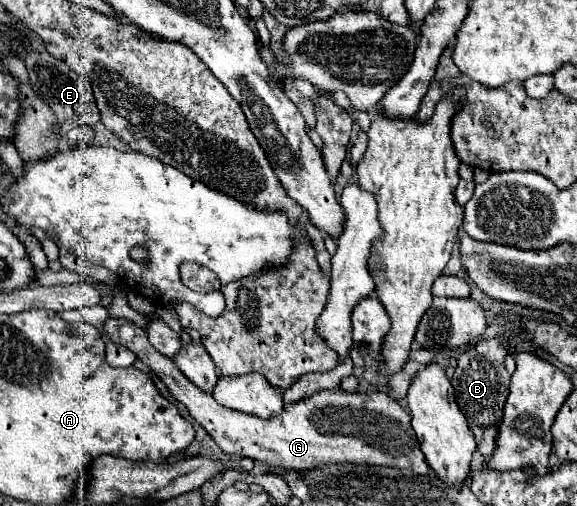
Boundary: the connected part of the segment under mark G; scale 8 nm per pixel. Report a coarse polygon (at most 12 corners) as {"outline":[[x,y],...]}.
{"outline":[[108,318],[230,456],[430,468],[386,392],[322,390],[276,418],[220,406],[146,330]]}

